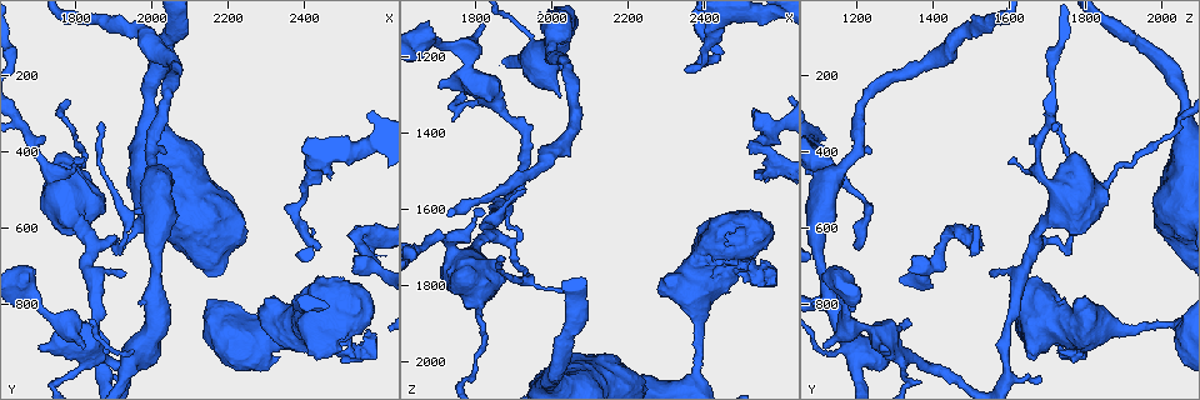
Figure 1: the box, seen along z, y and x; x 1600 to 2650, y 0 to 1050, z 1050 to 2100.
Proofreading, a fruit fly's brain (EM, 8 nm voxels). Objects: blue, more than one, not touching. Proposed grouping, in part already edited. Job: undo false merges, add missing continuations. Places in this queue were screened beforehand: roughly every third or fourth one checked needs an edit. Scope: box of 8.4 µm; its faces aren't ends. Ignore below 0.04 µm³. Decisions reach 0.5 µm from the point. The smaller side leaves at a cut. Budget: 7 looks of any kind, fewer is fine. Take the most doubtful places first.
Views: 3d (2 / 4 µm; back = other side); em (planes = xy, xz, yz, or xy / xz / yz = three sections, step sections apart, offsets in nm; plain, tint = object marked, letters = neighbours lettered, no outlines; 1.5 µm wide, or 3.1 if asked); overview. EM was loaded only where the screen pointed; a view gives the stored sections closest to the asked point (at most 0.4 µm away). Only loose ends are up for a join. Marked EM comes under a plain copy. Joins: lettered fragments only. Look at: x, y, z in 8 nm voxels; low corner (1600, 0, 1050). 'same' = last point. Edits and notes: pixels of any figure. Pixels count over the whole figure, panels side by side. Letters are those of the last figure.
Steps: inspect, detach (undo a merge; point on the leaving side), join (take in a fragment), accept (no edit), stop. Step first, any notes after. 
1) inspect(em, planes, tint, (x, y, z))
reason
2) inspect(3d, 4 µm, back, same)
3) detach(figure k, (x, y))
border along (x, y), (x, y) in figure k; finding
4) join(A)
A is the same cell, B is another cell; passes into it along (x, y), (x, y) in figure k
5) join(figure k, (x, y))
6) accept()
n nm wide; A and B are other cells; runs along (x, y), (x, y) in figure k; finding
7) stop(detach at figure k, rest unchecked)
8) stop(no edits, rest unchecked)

inspect(em, planes, letters, (2555, 605, 1440))
abrupt turn

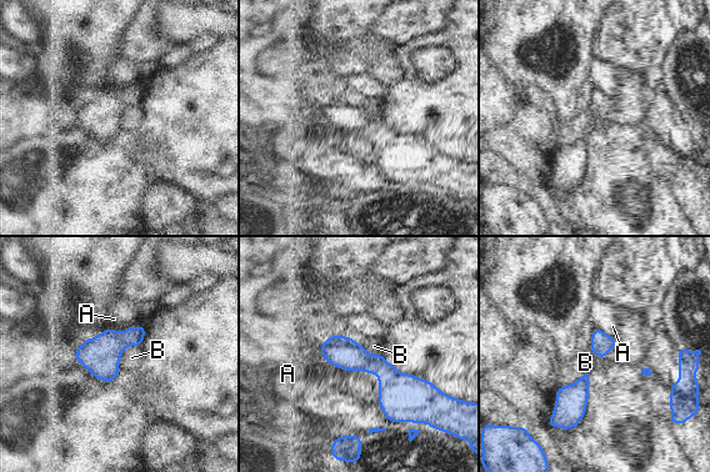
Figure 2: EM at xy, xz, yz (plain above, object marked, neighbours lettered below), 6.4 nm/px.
accept()
A and B are other cells; border along (140, 345), (123, 351), (119, 370) in figure 2; one neuron here

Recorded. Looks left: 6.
inspect(3d, 4 µm, (2430, 460, 1135))
sudden change in width

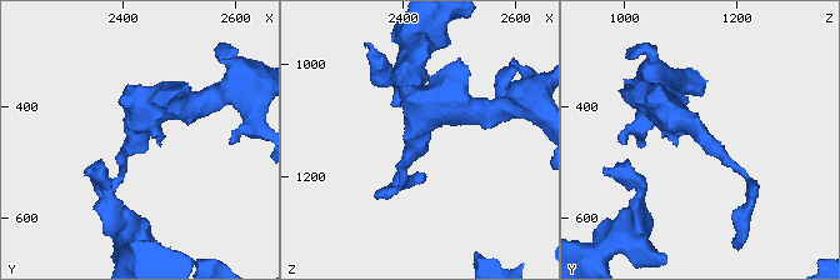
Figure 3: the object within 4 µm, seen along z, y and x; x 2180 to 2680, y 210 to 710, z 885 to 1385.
inspect(em, xy, step 8, tint, (2430, 460, 1145))
need the tissue

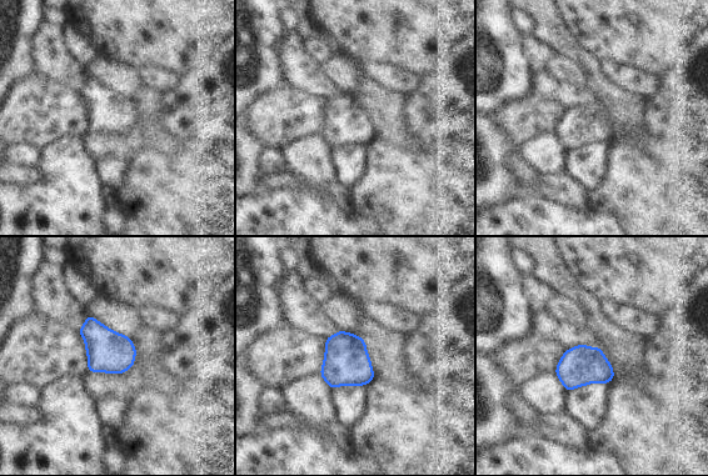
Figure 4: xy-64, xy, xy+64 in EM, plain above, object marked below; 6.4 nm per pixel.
inspect(em, xy, step 8, letters, same)
see the neighbours

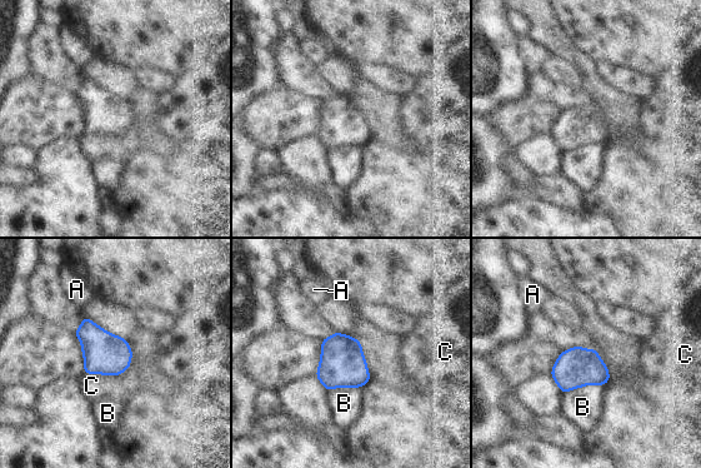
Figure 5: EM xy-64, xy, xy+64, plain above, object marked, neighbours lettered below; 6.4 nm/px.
accept()
C touches over 340 nm; A, B and C are other cells; border along (133, 357), (120, 374), (84, 373) in figure 5; all the same neuron

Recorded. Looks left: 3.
inspect(3d, 4 µm, back, (2005, 440, 1160))
thick turns thin

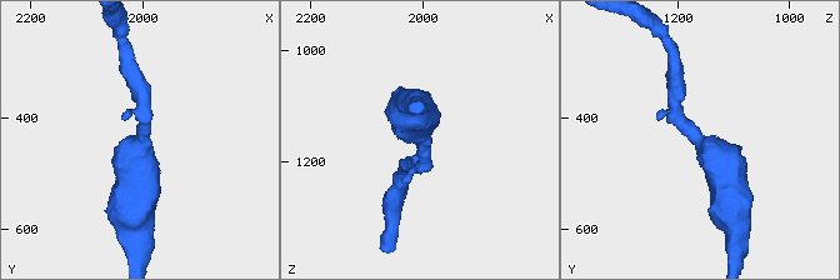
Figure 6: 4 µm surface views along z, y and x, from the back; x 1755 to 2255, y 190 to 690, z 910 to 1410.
inspect(em, planes, letters, (2000, 445, 1160))
arms of 220, 550 nm; need the tissue

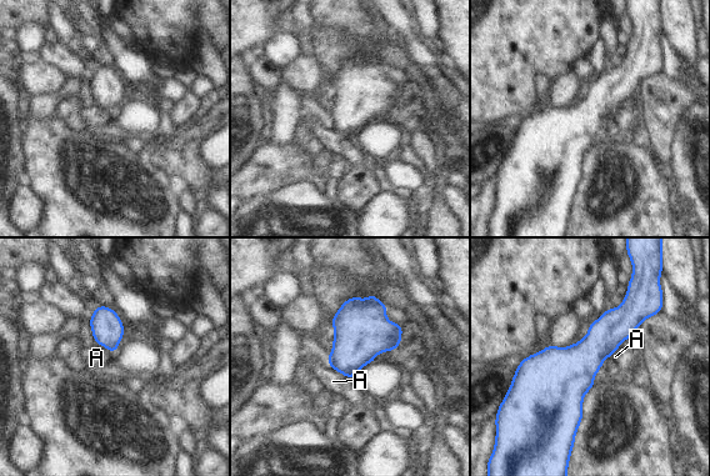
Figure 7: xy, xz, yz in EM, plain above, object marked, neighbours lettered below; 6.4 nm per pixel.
accept()
A touches over 220 nm; A is another cell; border along (326, 360), (331, 367), (351, 380) in figure 7; one neuron here

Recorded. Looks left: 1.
stop(no edits, rest unchecked)

